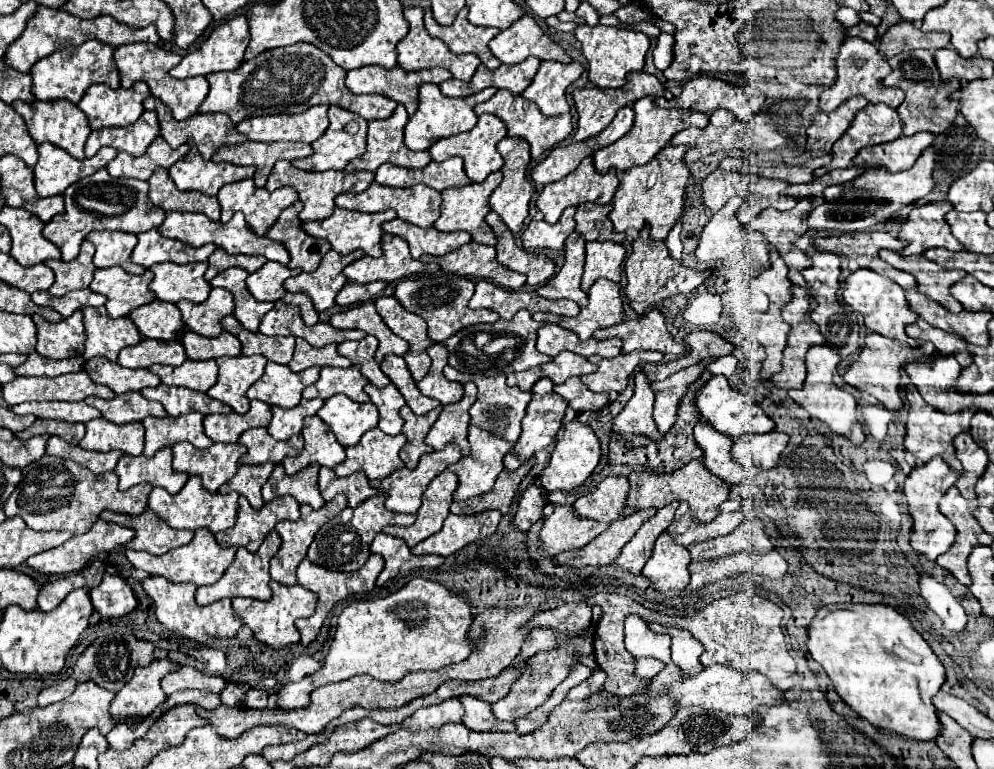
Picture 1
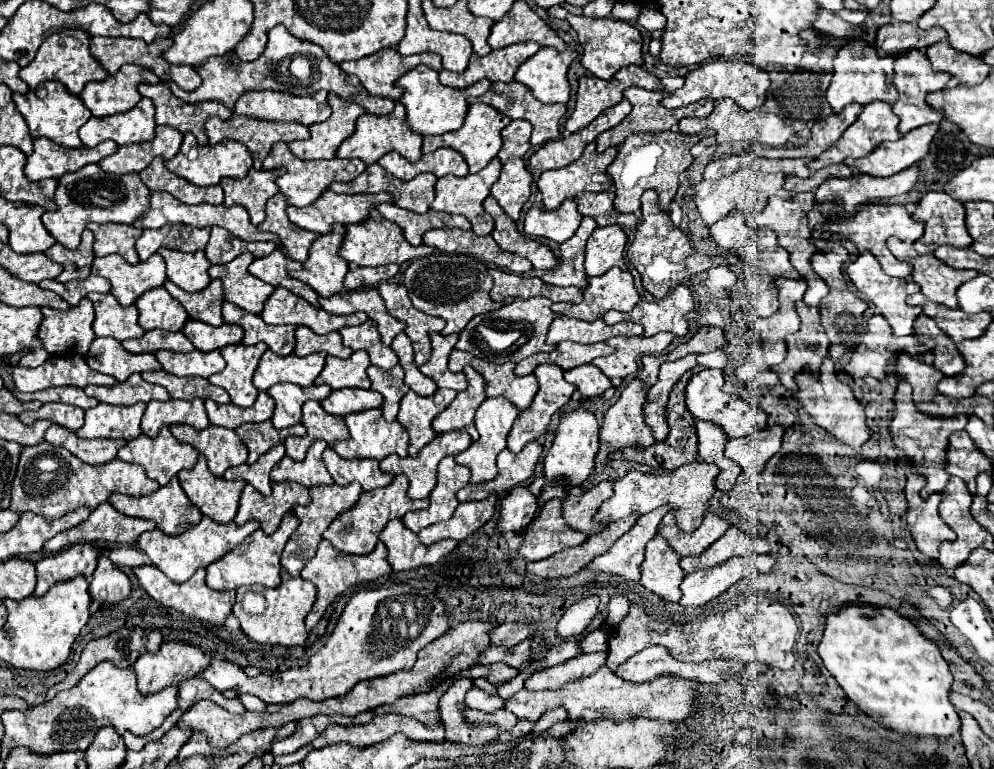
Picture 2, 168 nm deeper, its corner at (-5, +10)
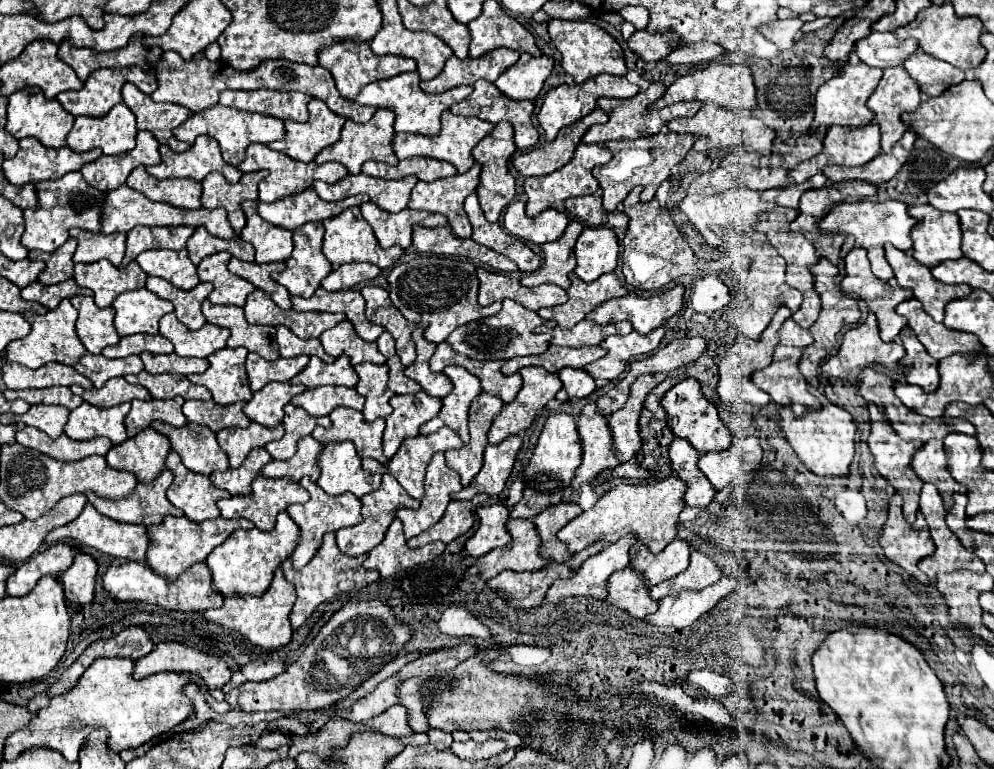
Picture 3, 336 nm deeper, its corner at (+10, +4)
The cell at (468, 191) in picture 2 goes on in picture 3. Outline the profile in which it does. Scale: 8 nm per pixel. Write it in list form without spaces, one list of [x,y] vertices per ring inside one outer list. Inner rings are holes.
[[[475,162],[465,174],[455,174],[451,178],[439,178],[433,182],[419,182],[409,200],[409,208],[439,212],[447,216],[453,232],[459,238],[471,238],[471,224],[463,210],[463,200],[475,192],[479,184],[481,164]]]

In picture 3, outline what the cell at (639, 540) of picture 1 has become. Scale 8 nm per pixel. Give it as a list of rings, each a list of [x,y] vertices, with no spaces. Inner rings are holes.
[[[625,536],[615,544],[609,544],[599,554],[591,556],[589,560],[585,560],[585,564],[573,578],[557,580],[549,588],[543,602],[561,604],[569,596],[587,596],[593,600],[603,600],[607,578],[629,564],[629,548],[633,542],[633,536]]]

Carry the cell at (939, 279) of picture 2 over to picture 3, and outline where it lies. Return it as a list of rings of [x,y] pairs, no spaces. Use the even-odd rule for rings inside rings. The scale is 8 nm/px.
[[[887,244],[885,256],[895,272],[897,284],[903,288],[911,288],[915,292],[915,298],[923,304],[923,310],[937,322],[943,322],[945,306],[951,300],[969,296],[971,288],[967,284],[959,284],[959,286],[941,284],[937,278],[933,278],[929,268],[913,260],[911,252],[901,252],[895,246]]]

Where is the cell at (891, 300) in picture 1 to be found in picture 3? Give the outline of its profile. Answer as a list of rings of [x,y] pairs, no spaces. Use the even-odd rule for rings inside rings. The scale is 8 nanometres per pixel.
[[[853,248],[847,256],[845,256],[845,278],[841,280],[841,288],[845,290],[845,294],[853,296],[853,298],[863,298],[867,304],[869,304],[869,310],[875,312],[877,316],[877,324],[879,324],[879,332],[881,332],[881,340],[883,342],[893,342],[897,338],[897,334],[901,332],[903,326],[907,326],[907,320],[903,316],[899,316],[895,312],[895,306],[907,298],[913,298],[913,294],[897,284],[891,284],[891,282],[883,282],[879,280],[873,272],[871,272],[871,266],[869,266],[869,258],[867,258],[867,252],[865,248]]]

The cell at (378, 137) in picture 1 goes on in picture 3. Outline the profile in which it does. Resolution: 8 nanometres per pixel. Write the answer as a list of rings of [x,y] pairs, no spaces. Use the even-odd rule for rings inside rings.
[[[379,108],[373,118],[365,124],[357,124],[353,120],[347,120],[345,126],[343,126],[343,132],[341,132],[341,138],[323,148],[317,156],[315,156],[315,164],[325,164],[325,162],[339,162],[343,164],[351,174],[359,174],[361,172],[361,164],[365,160],[377,160],[377,162],[385,162],[385,164],[391,164],[395,166],[399,160],[397,156],[393,156],[393,146],[391,146],[391,140],[393,140],[393,122],[395,122],[395,114],[393,110],[389,108]]]

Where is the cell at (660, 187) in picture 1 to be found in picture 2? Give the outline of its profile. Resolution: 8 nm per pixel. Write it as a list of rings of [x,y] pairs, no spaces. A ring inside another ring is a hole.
[[[660,132],[660,134],[634,134],[630,136],[622,146],[620,146],[620,154],[618,158],[608,166],[608,174],[614,180],[616,186],[616,200],[614,200],[614,208],[620,214],[634,214],[640,210],[640,198],[646,190],[656,190],[660,196],[660,210],[670,212],[670,202],[674,200],[680,180],[678,176],[692,164],[692,154],[690,148],[700,142],[700,138],[704,138],[706,134],[680,134],[680,132]],[[644,146],[660,146],[662,154],[654,160],[644,156],[642,148]]]

